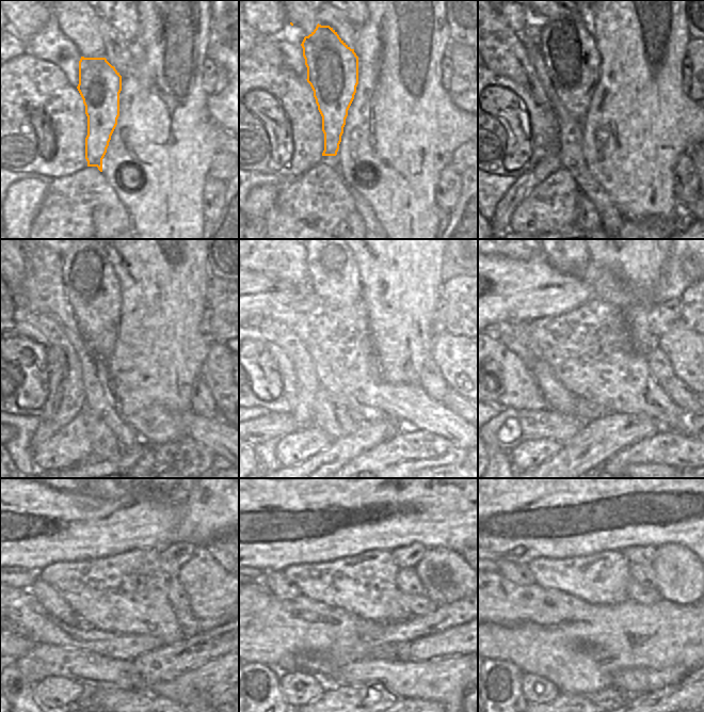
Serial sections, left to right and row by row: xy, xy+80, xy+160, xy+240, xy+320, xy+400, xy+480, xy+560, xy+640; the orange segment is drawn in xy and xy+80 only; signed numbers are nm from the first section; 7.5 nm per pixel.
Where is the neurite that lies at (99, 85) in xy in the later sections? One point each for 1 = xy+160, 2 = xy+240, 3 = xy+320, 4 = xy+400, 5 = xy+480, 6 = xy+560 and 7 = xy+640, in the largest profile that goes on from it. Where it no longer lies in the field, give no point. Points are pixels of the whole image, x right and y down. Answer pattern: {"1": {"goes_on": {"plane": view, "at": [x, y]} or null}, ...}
{"1": {"goes_on": {"plane": "xy+160", "at": [569, 49]}}, "2": {"goes_on": {"plane": "xy+240", "at": [93, 288]}}, "3": {"goes_on": {"plane": "xy+320", "at": [333, 273]}}, "4": {"goes_on": {"plane": "xy+400", "at": [573, 260]}}, "5": {"goes_on": null}, "6": {"goes_on": null}, "7": {"goes_on": null}}

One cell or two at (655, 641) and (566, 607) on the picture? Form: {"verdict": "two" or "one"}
{"verdict": "one"}

